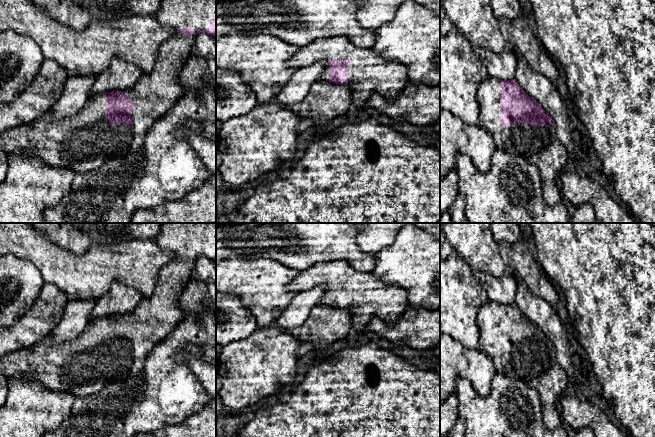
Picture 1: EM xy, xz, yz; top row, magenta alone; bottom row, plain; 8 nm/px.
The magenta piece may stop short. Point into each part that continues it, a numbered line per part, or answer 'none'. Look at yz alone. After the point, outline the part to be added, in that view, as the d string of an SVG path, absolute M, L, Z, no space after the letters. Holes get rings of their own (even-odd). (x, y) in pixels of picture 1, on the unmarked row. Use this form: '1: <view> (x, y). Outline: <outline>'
1: yz (539, 369). Outline: M487 299L478 309L476 322L479 328L479 349L491 358L497 373L506 375L515 383L534 388L542 405L542 416L547 428L561 426L559 401L570 384L556 359L556 350L529 348L500 349L500 304Z

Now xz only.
1: xz (389, 302). Outline: M335 260L329 262L319 262L306 270L301 271L293 281L288 285L290 292L299 293L312 289L315 285L326 285L327 289L321 298L319 305L329 306L330 283L351 283L346 289L348 307L360 307L364 311L363 318L367 316L378 317L387 324L395 323L399 317L409 307L406 297L406 291L396 285L386 285L379 281L372 272L356 270L345 260Z

